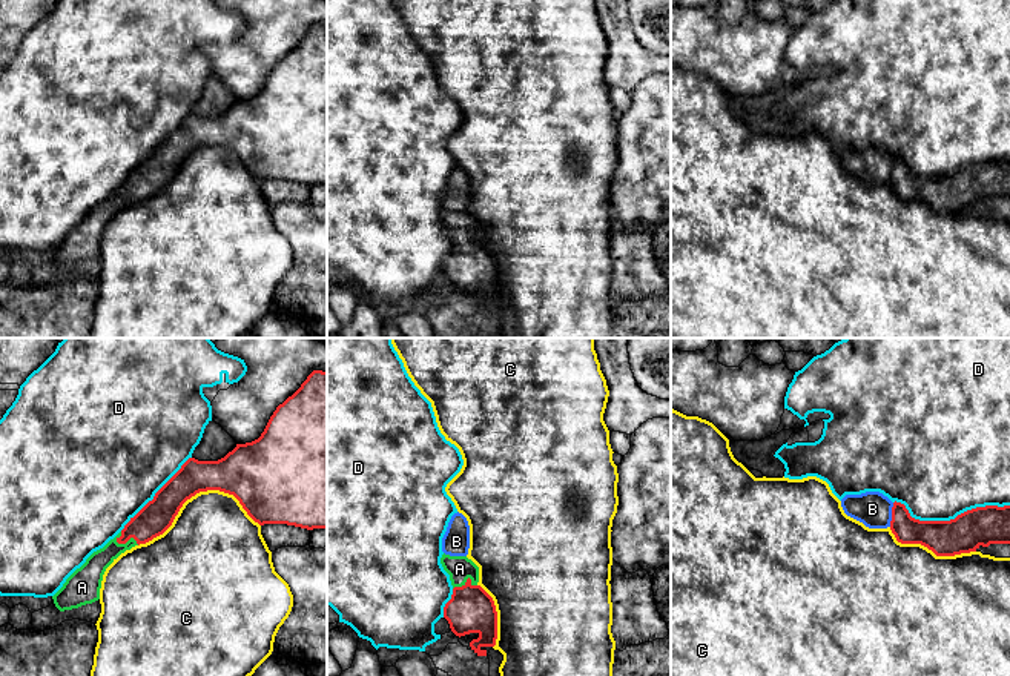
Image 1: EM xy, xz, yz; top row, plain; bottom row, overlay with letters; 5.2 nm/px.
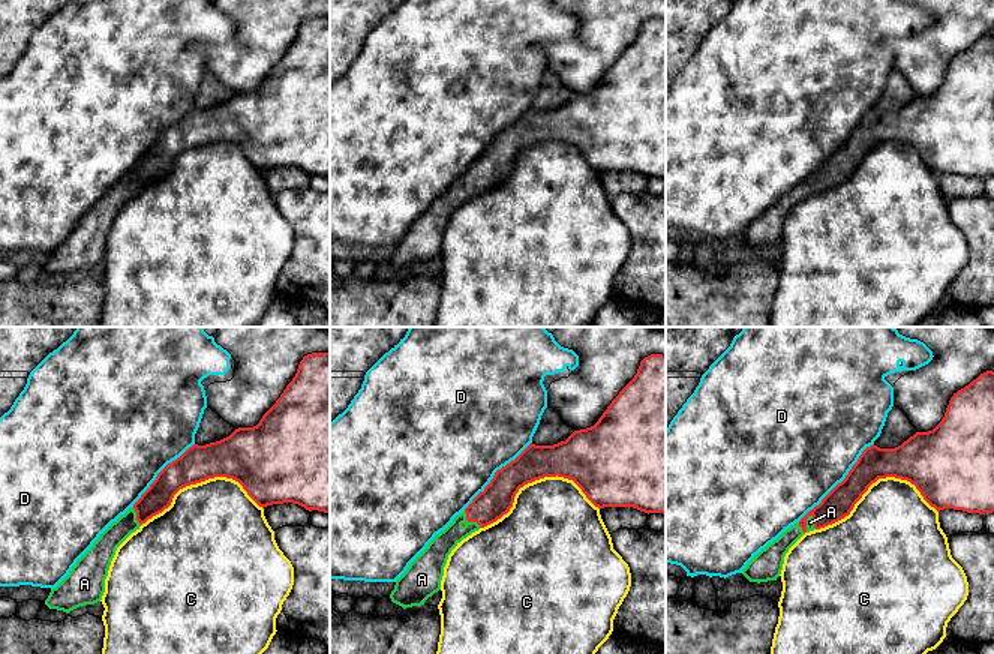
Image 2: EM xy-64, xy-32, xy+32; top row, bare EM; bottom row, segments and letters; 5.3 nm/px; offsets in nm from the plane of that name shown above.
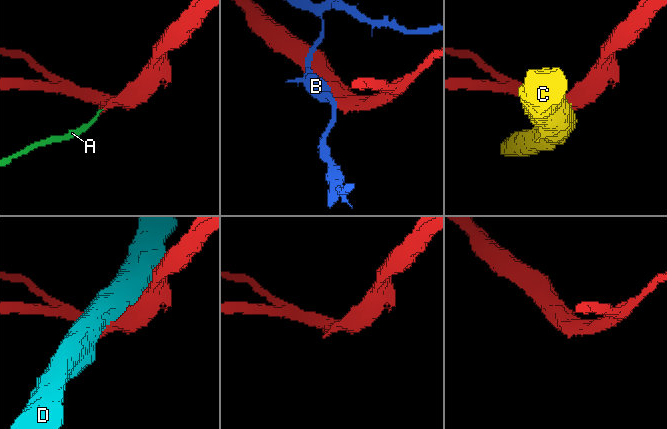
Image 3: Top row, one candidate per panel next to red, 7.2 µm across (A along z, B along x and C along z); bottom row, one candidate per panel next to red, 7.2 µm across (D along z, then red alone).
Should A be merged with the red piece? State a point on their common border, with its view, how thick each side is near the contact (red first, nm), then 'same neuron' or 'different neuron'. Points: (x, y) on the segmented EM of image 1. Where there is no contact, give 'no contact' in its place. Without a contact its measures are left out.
xy (126, 541) | 170/130 nm | same neuron

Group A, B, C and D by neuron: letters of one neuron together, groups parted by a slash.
A / B / C / D

